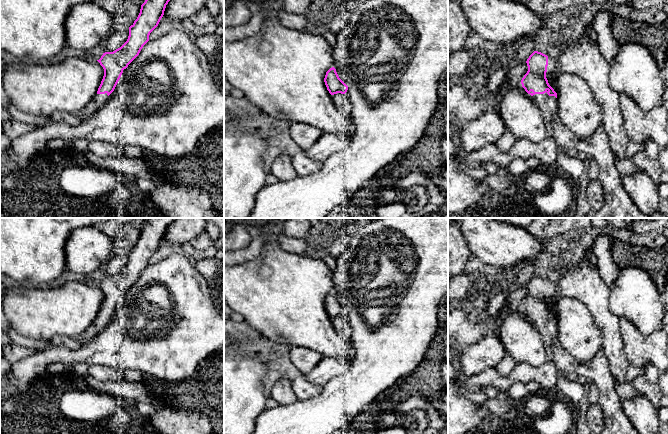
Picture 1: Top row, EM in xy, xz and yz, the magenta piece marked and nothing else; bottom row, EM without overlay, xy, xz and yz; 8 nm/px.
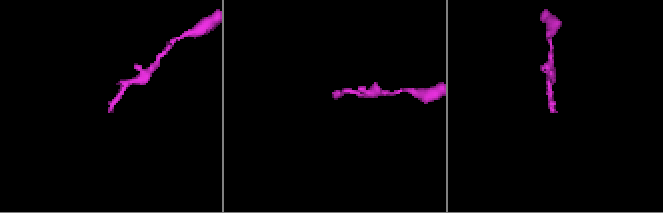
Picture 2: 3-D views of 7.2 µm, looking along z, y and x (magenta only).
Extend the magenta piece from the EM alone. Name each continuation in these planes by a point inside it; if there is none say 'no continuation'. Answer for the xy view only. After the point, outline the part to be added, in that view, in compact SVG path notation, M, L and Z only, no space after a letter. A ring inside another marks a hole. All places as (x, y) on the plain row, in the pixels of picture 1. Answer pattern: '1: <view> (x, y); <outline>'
1: xy (99, 324); M96 318L93 324L82 334L82 343L88 343L92 341L107 325L109 320L105 318Z

